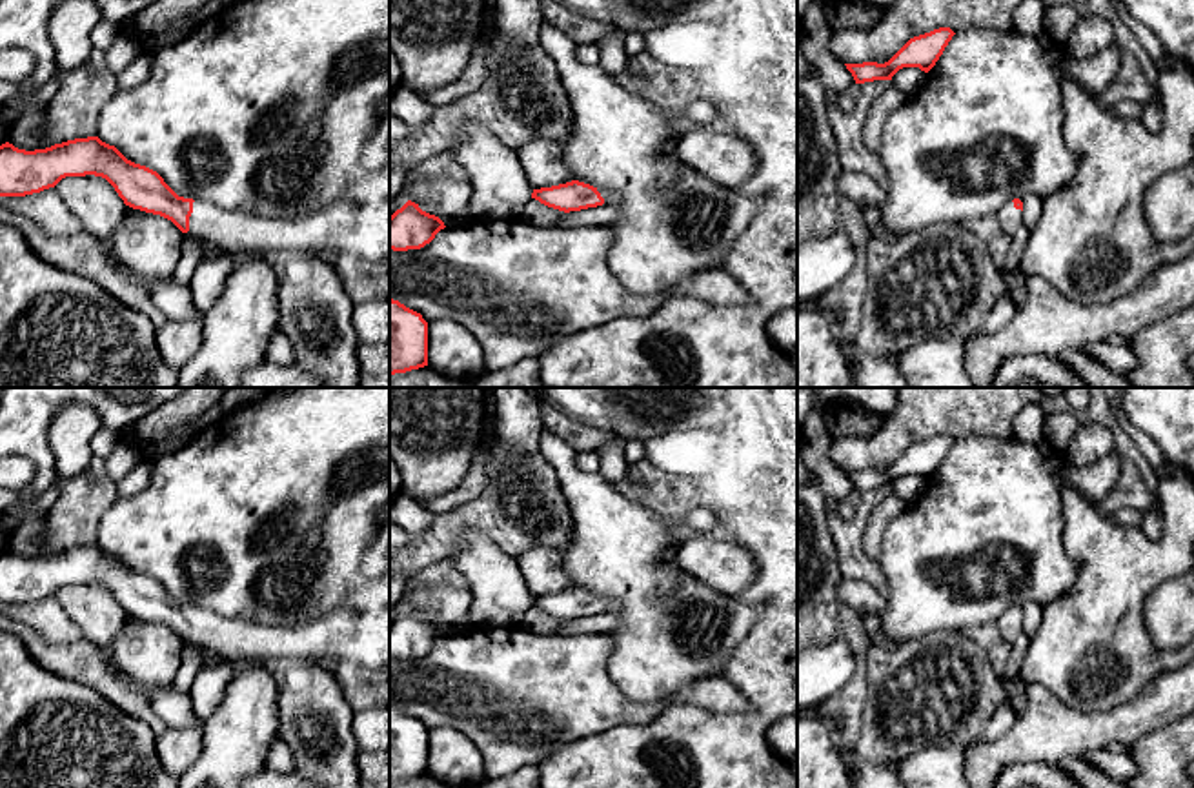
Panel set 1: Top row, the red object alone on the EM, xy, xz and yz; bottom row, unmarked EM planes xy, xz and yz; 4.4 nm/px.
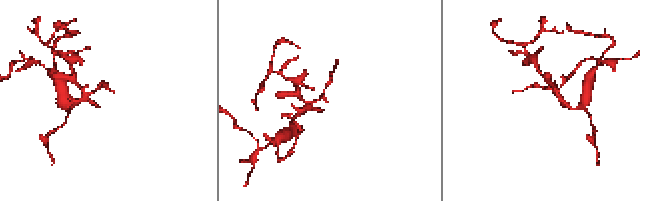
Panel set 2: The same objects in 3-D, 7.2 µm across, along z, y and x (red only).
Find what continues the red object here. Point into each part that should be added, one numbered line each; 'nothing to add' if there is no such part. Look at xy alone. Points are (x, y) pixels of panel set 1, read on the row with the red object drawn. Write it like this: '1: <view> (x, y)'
1: xy (359, 222)

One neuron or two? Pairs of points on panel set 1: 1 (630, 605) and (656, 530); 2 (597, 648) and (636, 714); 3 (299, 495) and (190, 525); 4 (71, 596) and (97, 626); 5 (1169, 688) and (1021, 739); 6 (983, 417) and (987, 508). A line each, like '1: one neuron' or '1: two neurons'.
1: one neuron
2: one neuron
3: one neuron
4: one neuron
5: one neuron
6: two neurons

